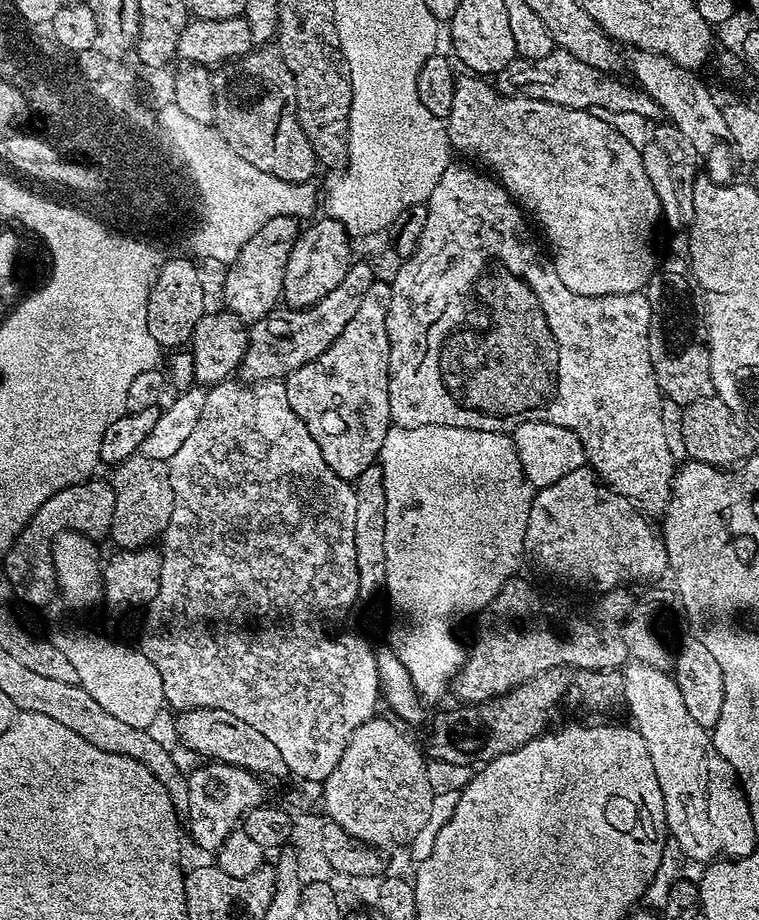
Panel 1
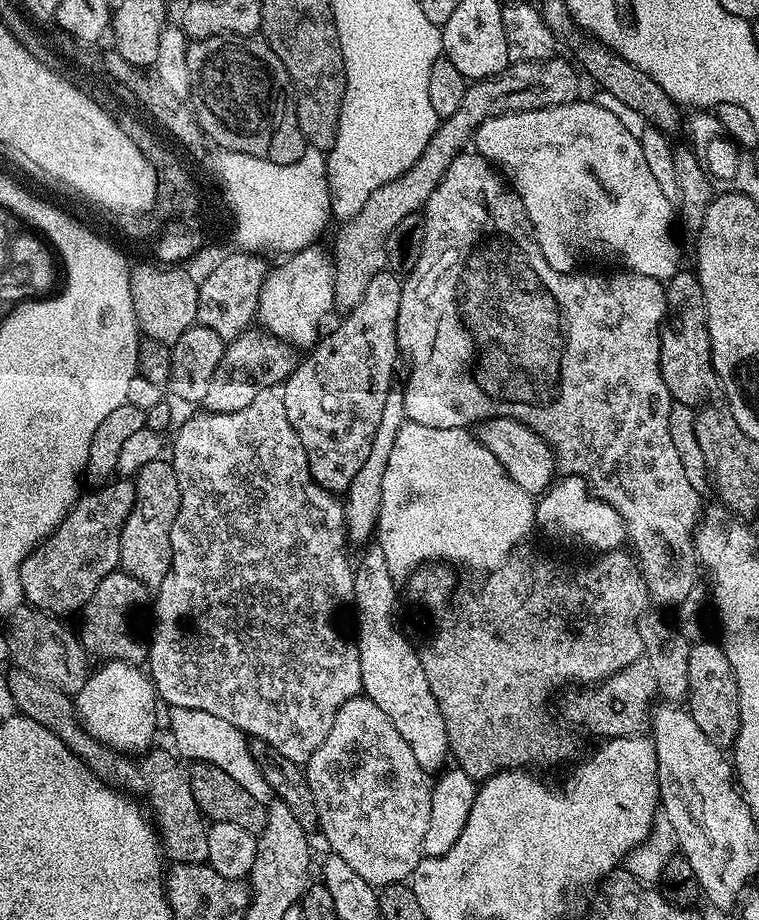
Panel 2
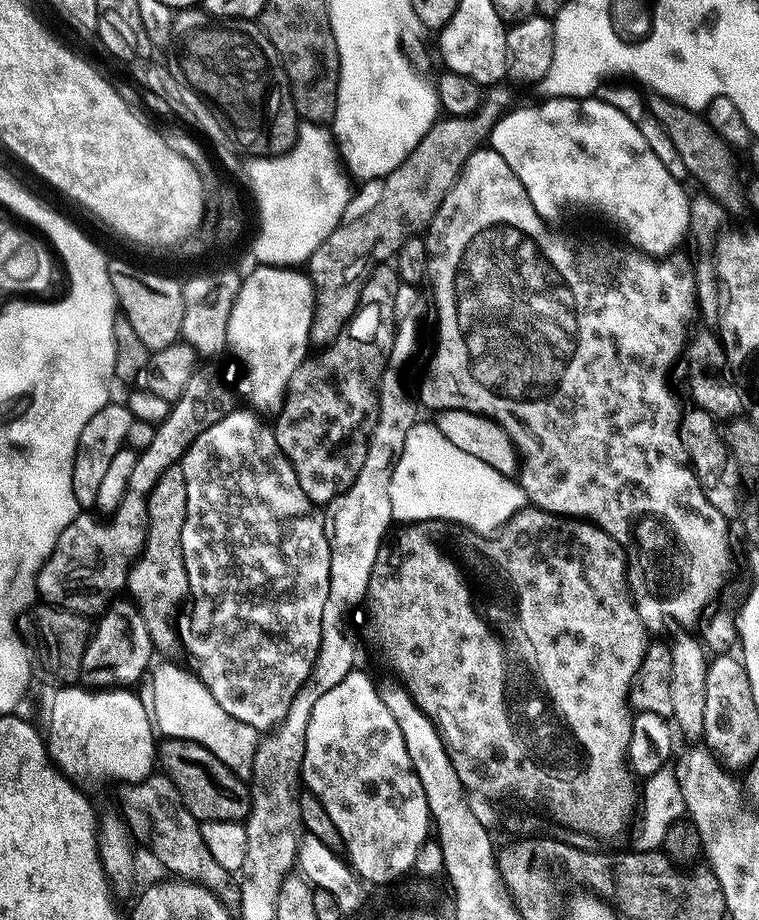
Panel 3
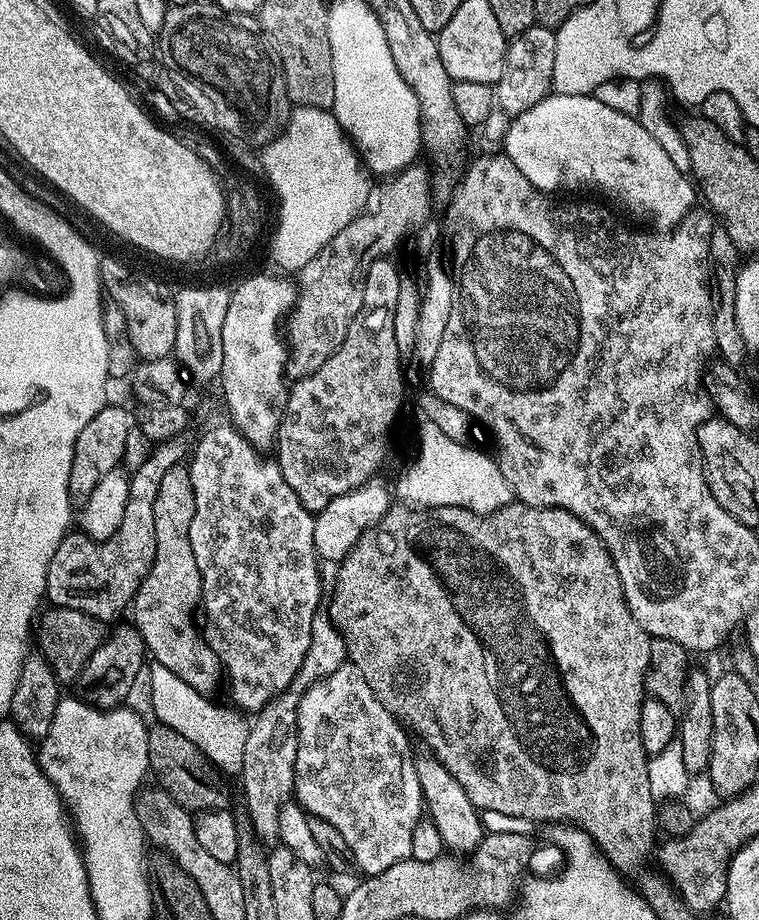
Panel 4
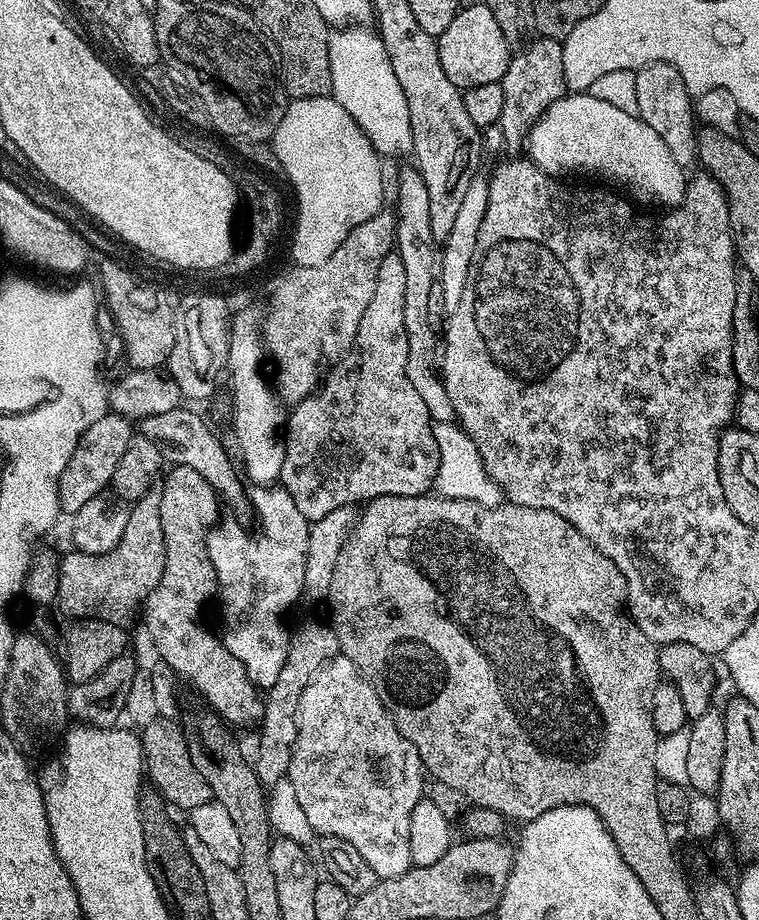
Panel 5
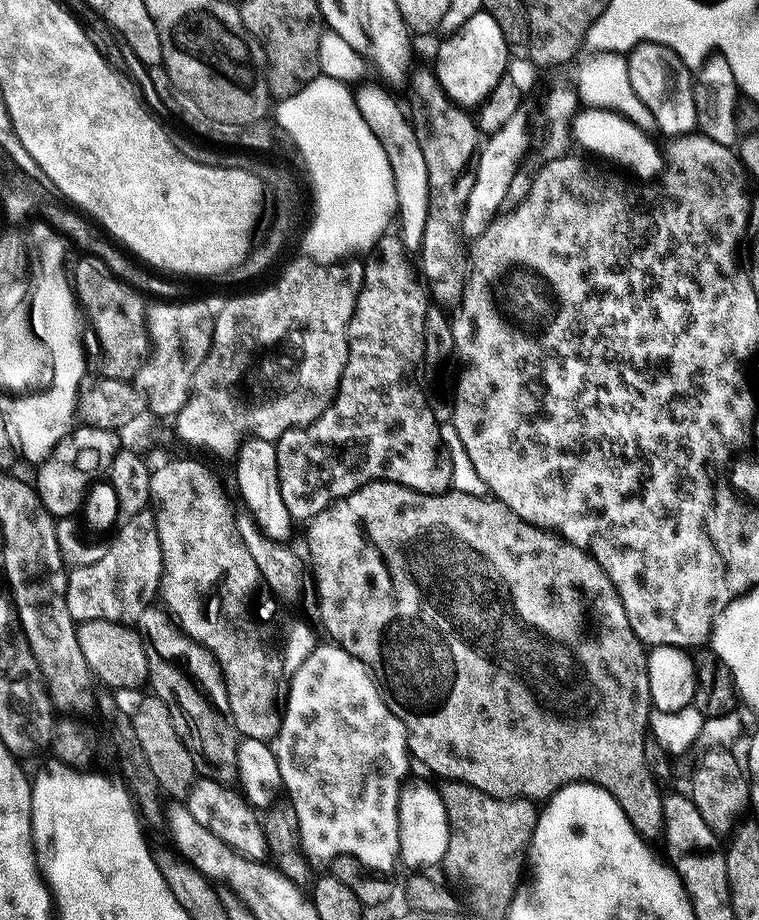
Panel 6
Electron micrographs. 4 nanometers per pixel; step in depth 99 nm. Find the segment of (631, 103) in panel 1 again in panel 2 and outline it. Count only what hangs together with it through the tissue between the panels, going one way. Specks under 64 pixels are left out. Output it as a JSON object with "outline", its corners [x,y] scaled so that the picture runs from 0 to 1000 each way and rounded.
{"outline":[[[738,64],[671,68],[655,83],[642,83],[639,87],[618,90],[614,107],[609,107],[603,124],[576,134],[574,145],[567,150],[561,163],[556,163],[545,180],[524,193],[509,198],[509,202],[493,207],[493,211],[487,211],[482,224],[477,224],[474,232],[447,245],[443,262],[439,263],[437,270],[435,268],[439,327],[444,336],[464,336],[477,324],[477,320],[482,320],[487,302],[507,295],[510,287],[506,286],[513,286],[514,283],[511,263],[516,249],[524,246],[524,241],[530,241],[530,237],[549,234],[557,227],[577,198],[582,198],[596,173],[607,164],[606,155],[610,152],[621,153],[634,135],[652,126],[667,126],[672,122],[702,122],[710,117],[731,117],[734,113],[756,113],[765,108],[765,79],[760,71]]]}

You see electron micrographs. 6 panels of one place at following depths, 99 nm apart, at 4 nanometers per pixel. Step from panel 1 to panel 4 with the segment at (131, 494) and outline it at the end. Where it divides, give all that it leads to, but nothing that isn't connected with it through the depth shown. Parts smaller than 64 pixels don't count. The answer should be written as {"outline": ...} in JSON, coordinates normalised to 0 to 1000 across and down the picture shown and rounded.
{"outline":[[[236,504],[219,511],[208,533],[208,542],[203,545],[203,589],[206,590],[203,611],[192,628],[187,628],[182,637],[179,649],[171,658],[171,670],[175,670],[173,673],[177,675],[177,682],[187,689],[194,712],[202,718],[219,724],[220,728],[227,728],[235,737],[240,737],[240,740],[253,746],[256,750],[279,754],[289,743],[291,747],[292,727],[290,716],[282,711],[282,707],[277,707],[277,702],[261,686],[260,679],[258,683],[253,679],[253,664],[257,661],[260,664],[264,657],[264,625],[248,588],[250,563],[256,563],[256,528],[250,524],[248,509],[242,504]]]}

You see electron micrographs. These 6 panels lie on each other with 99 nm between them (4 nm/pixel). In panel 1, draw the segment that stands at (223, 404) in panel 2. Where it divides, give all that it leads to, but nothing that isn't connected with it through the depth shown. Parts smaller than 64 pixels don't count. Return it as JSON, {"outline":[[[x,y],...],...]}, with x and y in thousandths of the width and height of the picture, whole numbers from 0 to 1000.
{"outline":[[[465,286],[456,302],[440,311],[430,324],[407,335],[365,334],[350,346],[331,349],[327,357],[327,375],[314,401],[314,409],[323,417],[339,417],[347,413],[374,413],[383,404],[414,393],[419,385],[435,380],[440,367],[456,359],[461,346],[466,346],[482,315],[487,315],[493,297],[485,287]]]}

